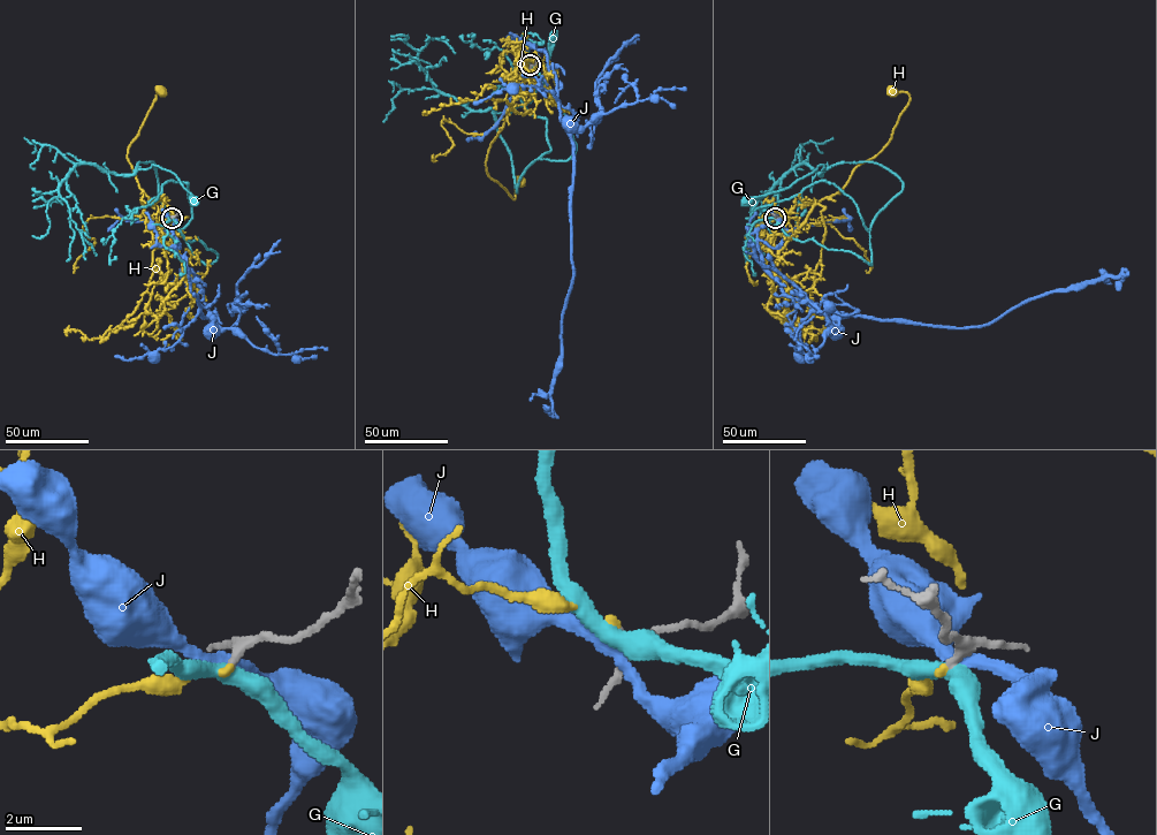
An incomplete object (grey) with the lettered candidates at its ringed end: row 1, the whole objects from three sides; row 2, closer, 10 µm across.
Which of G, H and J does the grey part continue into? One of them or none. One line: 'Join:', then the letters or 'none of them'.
Join: H

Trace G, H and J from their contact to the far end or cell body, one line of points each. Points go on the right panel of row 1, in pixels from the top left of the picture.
G: (776, 218), (794, 240), (872, 265), (870, 227), (903, 181), (872, 162), (823, 165), (745, 202)
H: (775, 218), (774, 244), (781, 245), (814, 200), (838, 192), (881, 150), (910, 99), (892, 92)
J: (776, 218), (785, 237), (775, 248), (758, 240), (763, 266), (786, 296), (840, 317), (834, 323), (838, 331)

